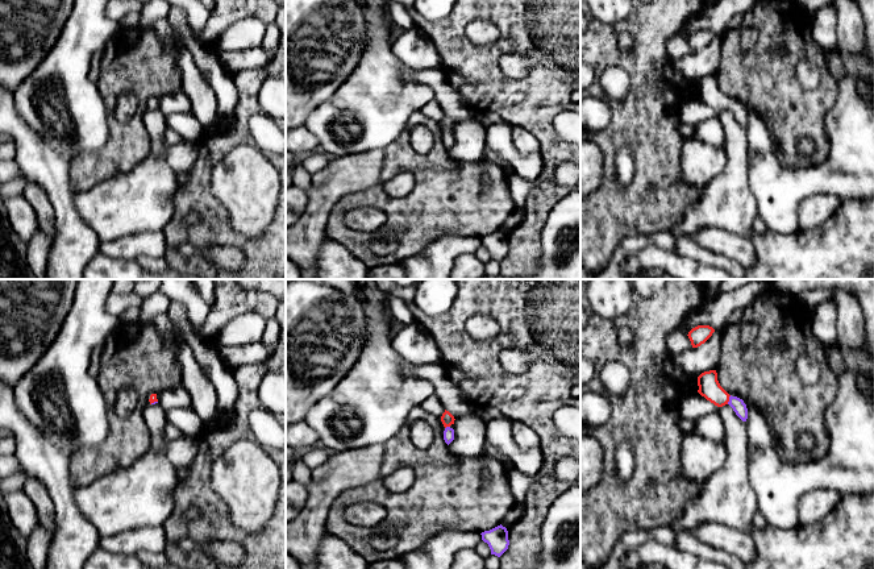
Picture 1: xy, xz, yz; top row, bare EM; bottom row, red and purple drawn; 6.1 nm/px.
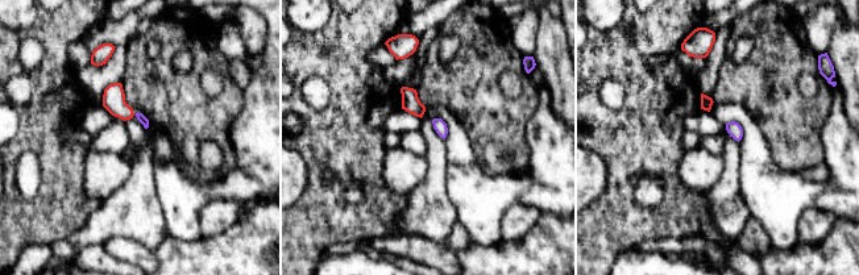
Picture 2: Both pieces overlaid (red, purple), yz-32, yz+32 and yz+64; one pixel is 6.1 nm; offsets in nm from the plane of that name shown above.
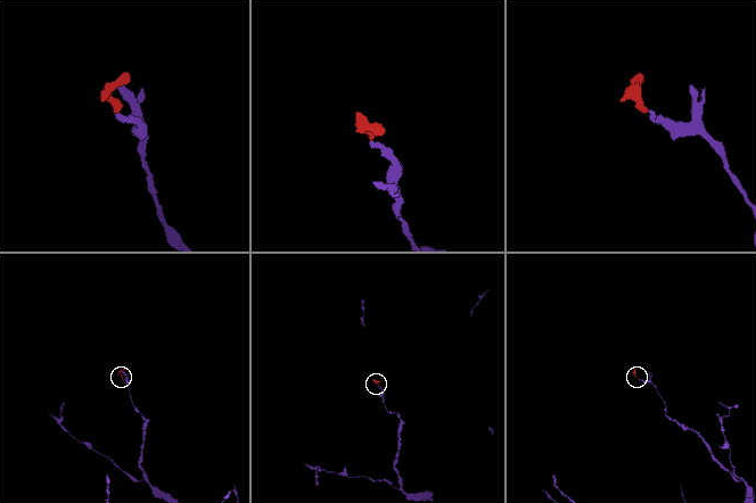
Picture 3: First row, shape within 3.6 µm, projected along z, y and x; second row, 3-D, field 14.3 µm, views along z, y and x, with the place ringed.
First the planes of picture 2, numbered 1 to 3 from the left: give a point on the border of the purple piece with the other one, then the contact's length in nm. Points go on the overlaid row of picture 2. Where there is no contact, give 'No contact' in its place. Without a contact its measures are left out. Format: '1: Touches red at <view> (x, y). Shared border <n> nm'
1: No contact
2: No contact
3: No contact

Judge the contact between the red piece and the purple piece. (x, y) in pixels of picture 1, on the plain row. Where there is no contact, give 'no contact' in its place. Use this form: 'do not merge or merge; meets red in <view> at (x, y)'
merge; meets red in yz at (728, 104)

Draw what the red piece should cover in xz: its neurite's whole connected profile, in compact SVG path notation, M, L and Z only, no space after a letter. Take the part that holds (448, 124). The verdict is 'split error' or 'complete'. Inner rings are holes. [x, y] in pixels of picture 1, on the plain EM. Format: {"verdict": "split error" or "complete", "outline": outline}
{"verdict": "split error", "outline": "M445 115L445 117L441 121L441 126L445 132L444 145L448 150L454 145L454 134L450 132L451 129L454 129L454 125L454 121Z"}

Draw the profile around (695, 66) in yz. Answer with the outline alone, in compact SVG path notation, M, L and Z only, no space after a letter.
M715 36L700 51L674 61L675 68L691 84L709 75L716 75L721 59L721 38Z

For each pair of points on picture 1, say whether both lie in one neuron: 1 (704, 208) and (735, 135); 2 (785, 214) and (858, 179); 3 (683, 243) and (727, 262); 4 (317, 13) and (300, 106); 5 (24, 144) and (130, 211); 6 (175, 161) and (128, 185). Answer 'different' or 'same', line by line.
1: same
2: same
3: same
4: same
5: different
6: different

